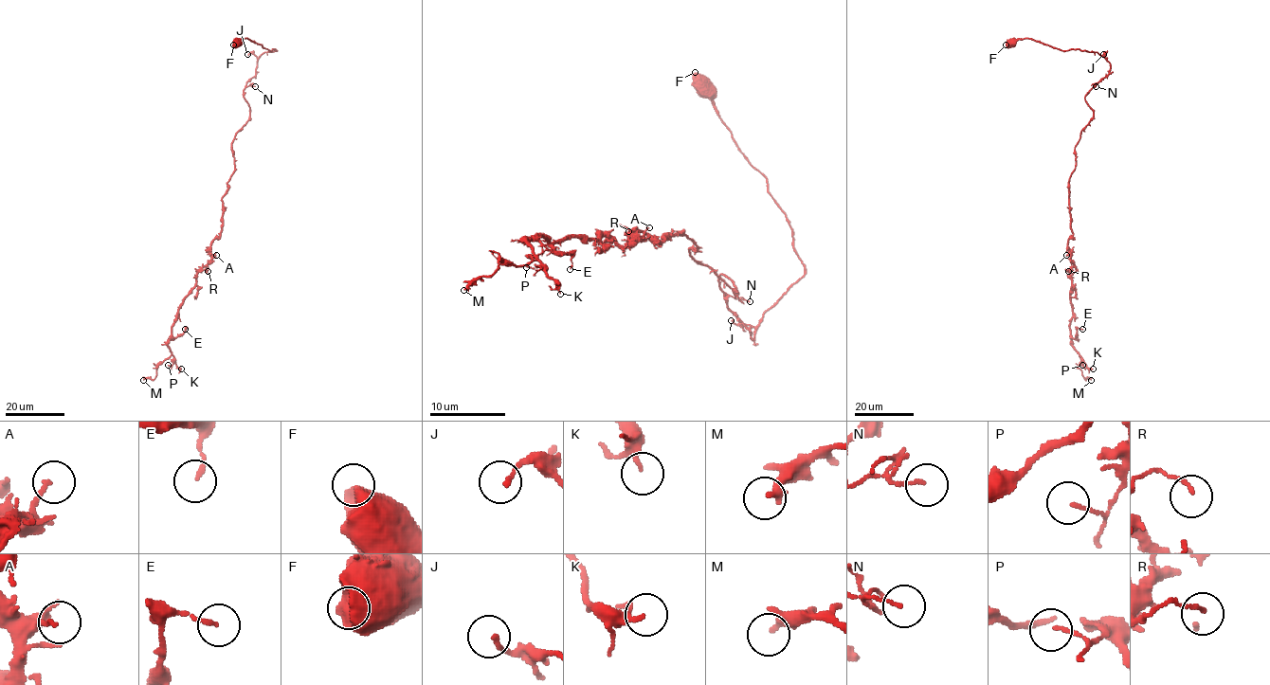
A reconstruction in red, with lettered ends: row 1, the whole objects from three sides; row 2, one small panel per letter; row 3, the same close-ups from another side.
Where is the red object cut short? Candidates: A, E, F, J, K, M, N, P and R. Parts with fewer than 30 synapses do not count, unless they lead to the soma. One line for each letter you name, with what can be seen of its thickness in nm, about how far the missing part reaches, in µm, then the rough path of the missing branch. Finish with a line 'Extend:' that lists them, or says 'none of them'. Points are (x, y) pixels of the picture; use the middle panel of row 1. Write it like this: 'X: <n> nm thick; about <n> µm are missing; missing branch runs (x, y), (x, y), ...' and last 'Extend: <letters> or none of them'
Extend: none of them

